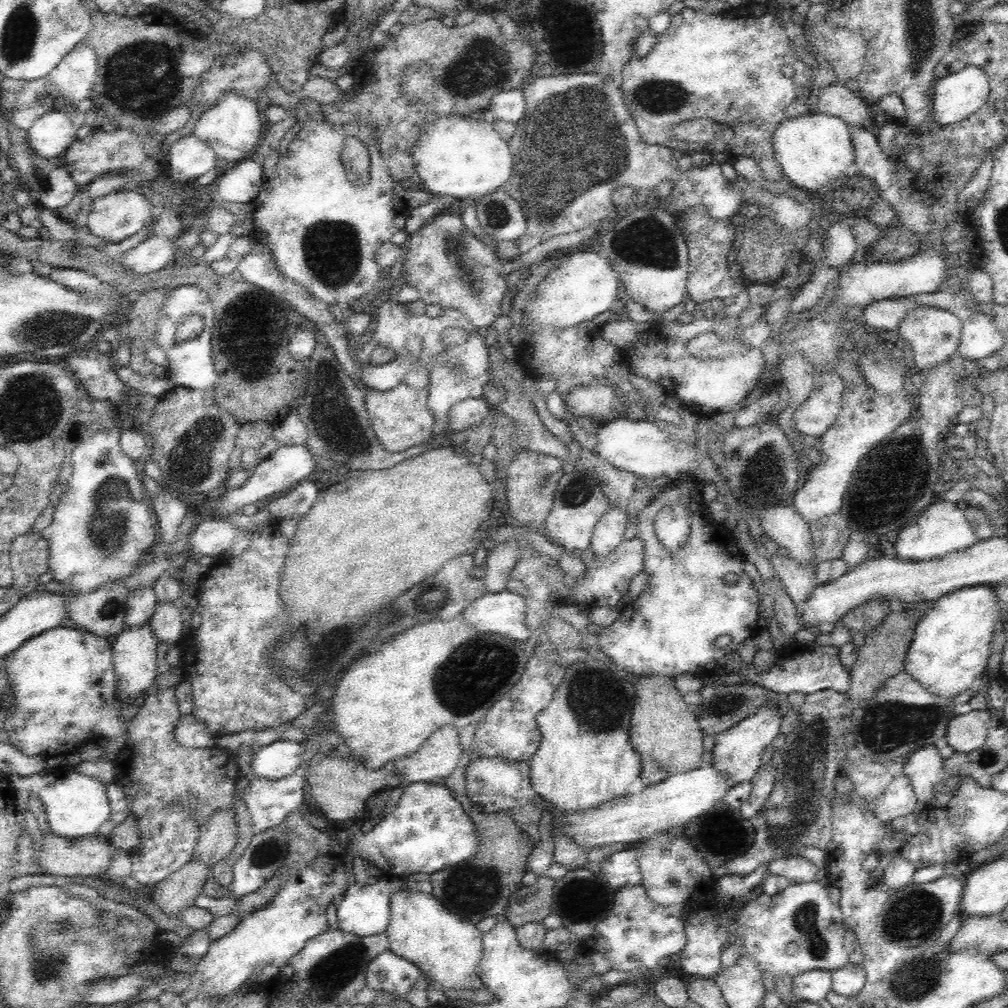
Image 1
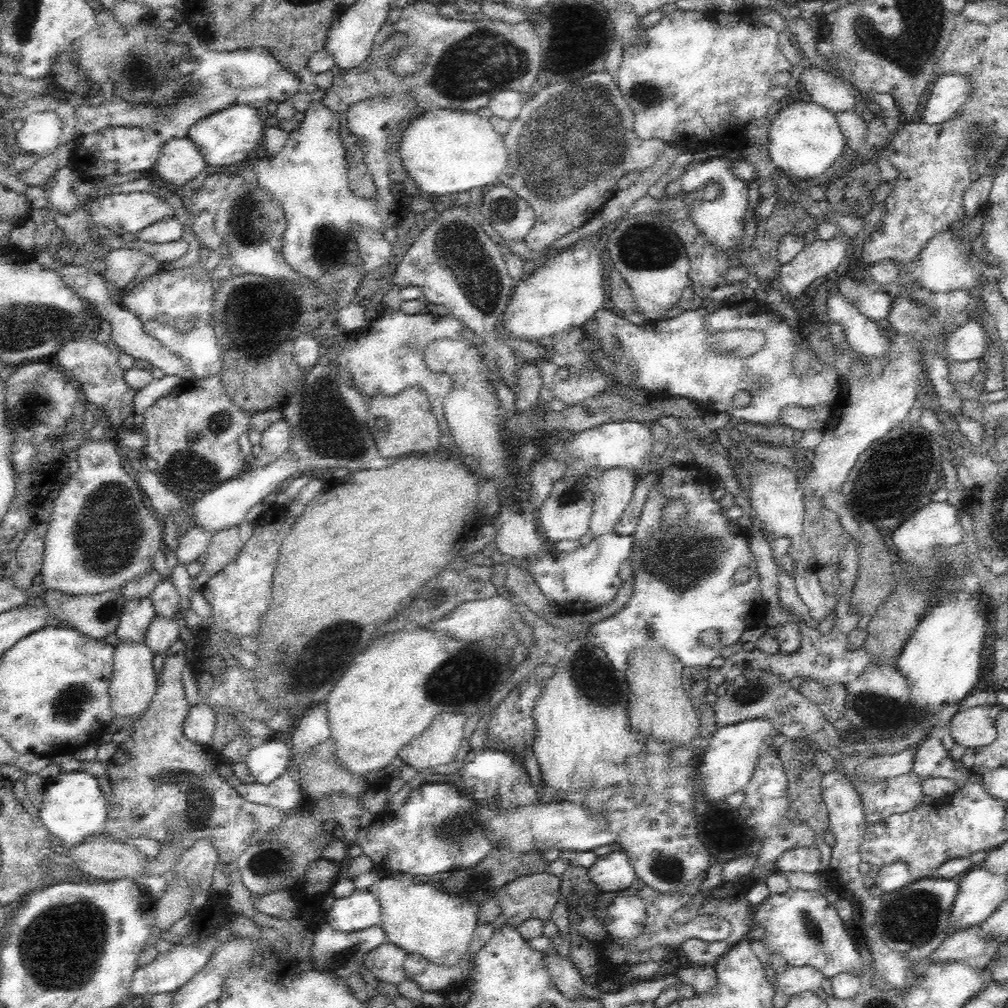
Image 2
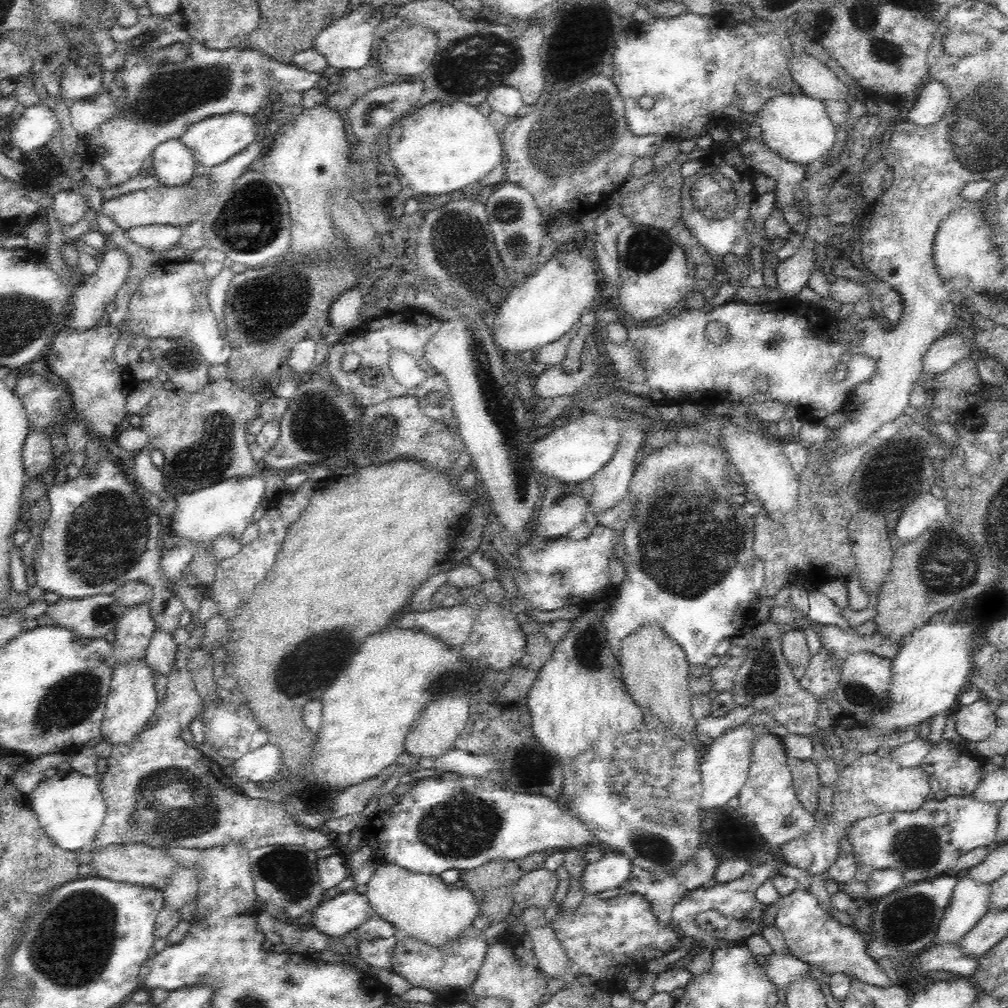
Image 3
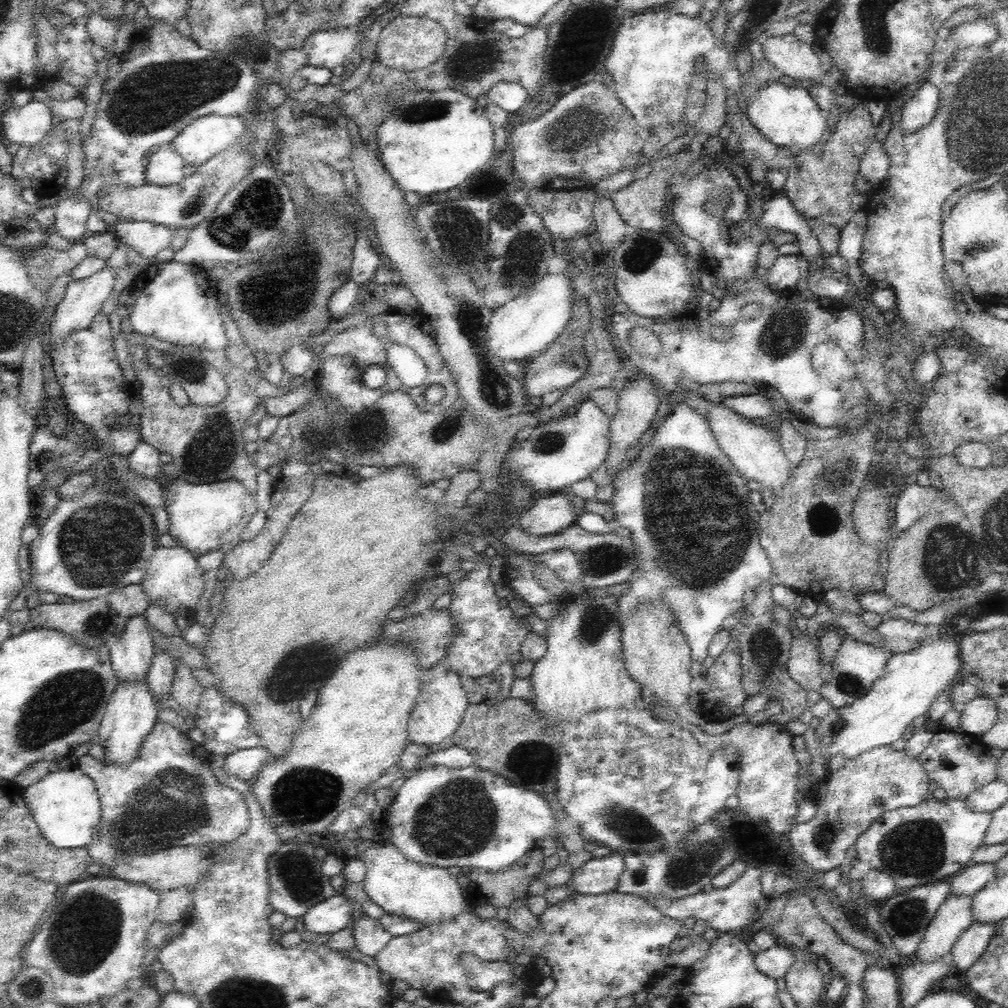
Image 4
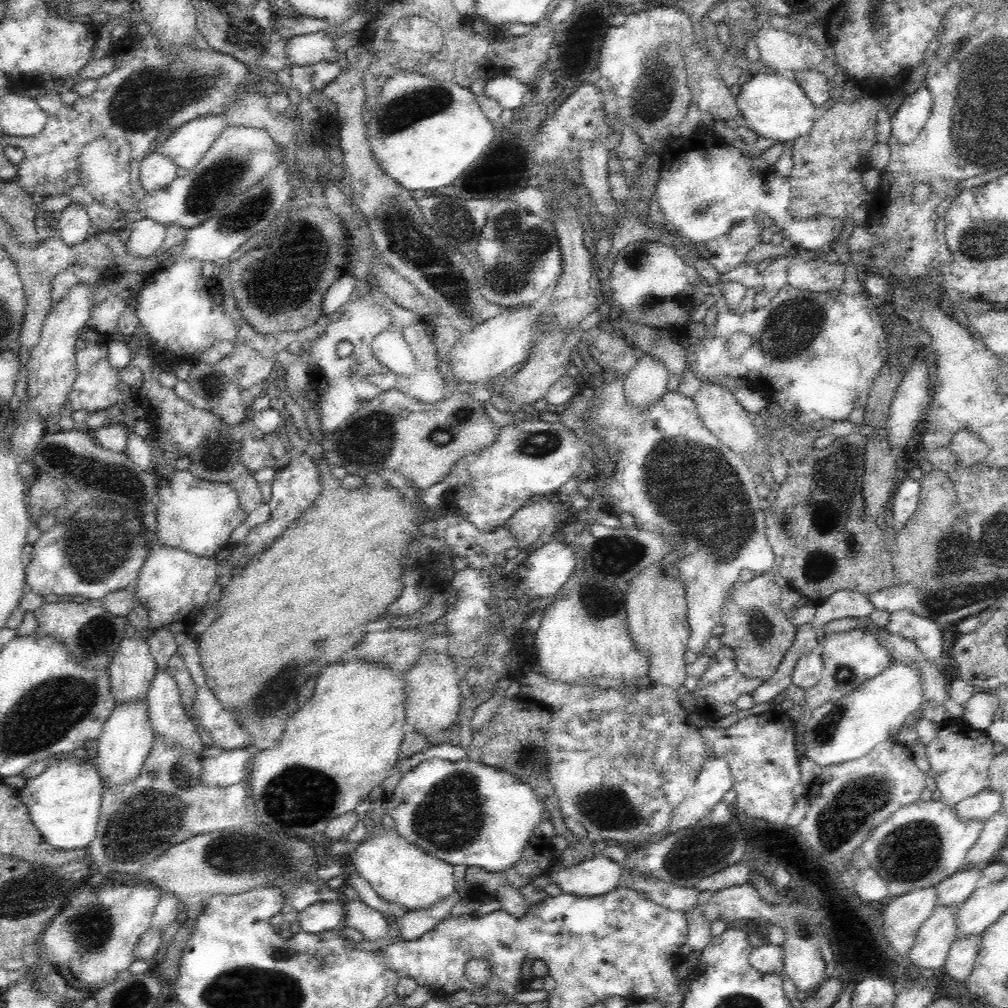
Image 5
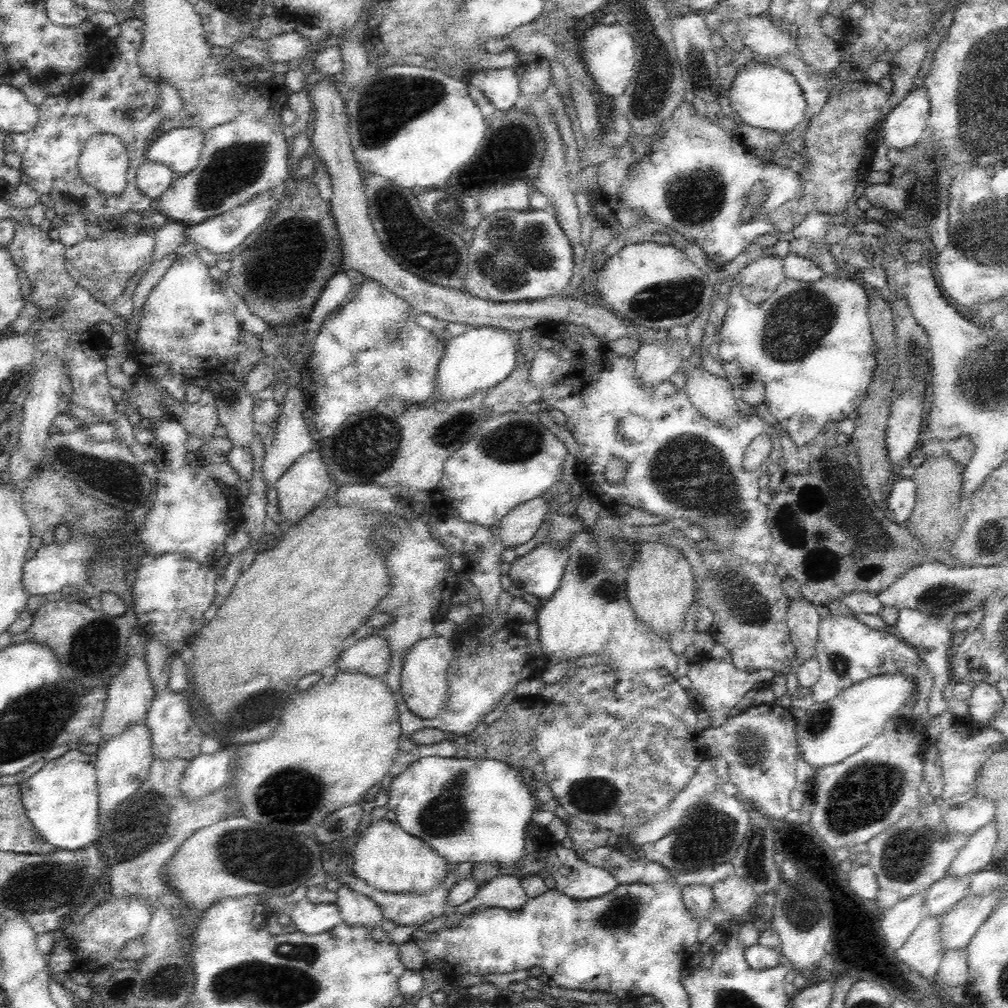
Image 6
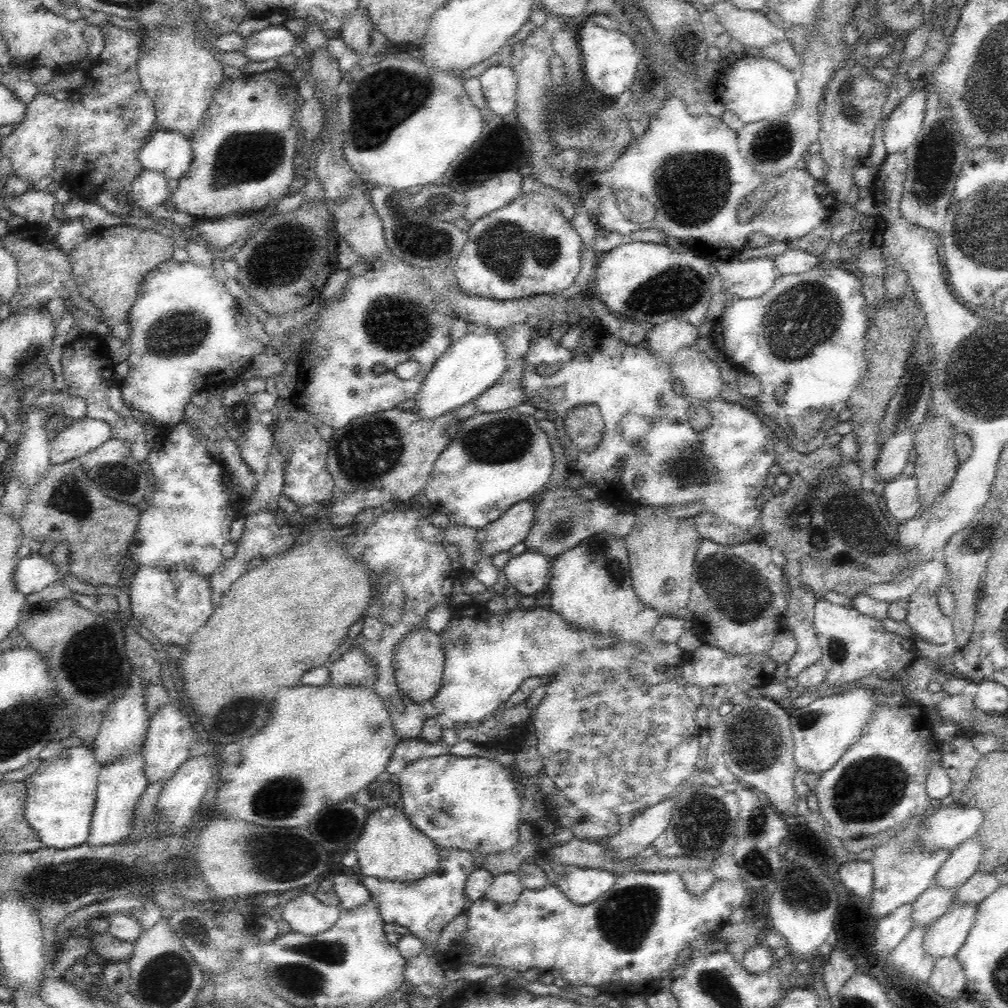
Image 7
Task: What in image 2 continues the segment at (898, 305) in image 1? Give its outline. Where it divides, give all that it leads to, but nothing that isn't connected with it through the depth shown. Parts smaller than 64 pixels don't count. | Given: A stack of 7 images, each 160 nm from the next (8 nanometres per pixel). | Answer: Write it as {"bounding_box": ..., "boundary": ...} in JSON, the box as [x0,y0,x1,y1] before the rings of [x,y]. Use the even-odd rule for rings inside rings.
{"bounding_box":[838,276,894,320],"boundary":[[[844,276],[838,284],[838,292],[845,302],[851,302],[859,311],[870,320],[882,320],[888,316],[892,308],[894,296],[885,289],[875,287],[866,276],[860,278],[862,282]]]}

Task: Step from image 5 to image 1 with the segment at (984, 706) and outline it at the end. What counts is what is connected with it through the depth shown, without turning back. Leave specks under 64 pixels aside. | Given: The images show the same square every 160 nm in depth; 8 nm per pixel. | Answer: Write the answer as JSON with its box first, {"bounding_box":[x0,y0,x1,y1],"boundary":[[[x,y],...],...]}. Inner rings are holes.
{"bounding_box":[947,710,993,752],"boundary":[[[972,710],[954,716],[947,727],[947,742],[956,752],[972,752],[979,749],[989,733],[989,722],[993,711]]]}

